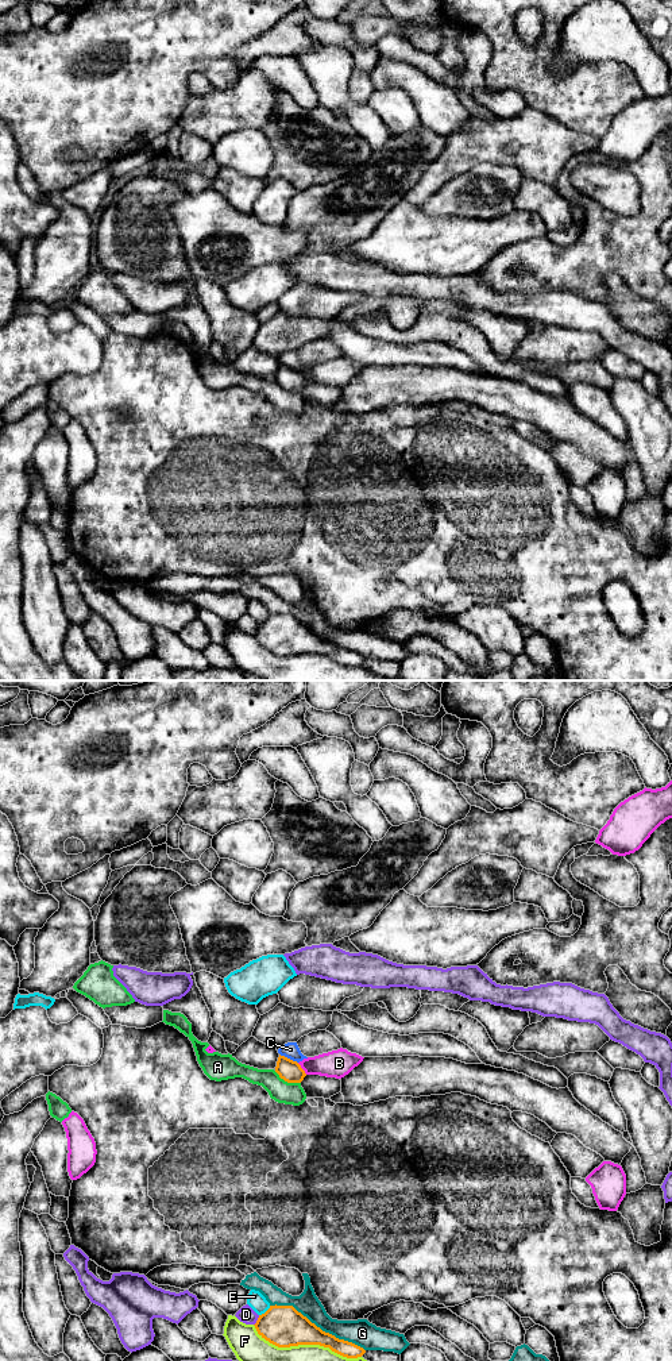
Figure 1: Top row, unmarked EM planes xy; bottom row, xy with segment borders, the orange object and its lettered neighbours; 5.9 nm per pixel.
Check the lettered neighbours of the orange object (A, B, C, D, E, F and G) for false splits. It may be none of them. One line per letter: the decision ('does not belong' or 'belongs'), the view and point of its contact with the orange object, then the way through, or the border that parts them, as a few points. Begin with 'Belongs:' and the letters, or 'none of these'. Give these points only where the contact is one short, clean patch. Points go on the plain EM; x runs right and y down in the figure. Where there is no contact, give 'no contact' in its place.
Belongs: none of these
A: does not belong | xy (288, 390)
B: does not belong | xy (301, 377)
C: does not belong | xy (289, 367) | along xy (280, 362), (297, 371)
D: does not belong | xy (257, 629)
E: does not belong | xy (266, 620)
F: does not belong | xy (305, 652)
G: does not belong | xy (316, 635)

